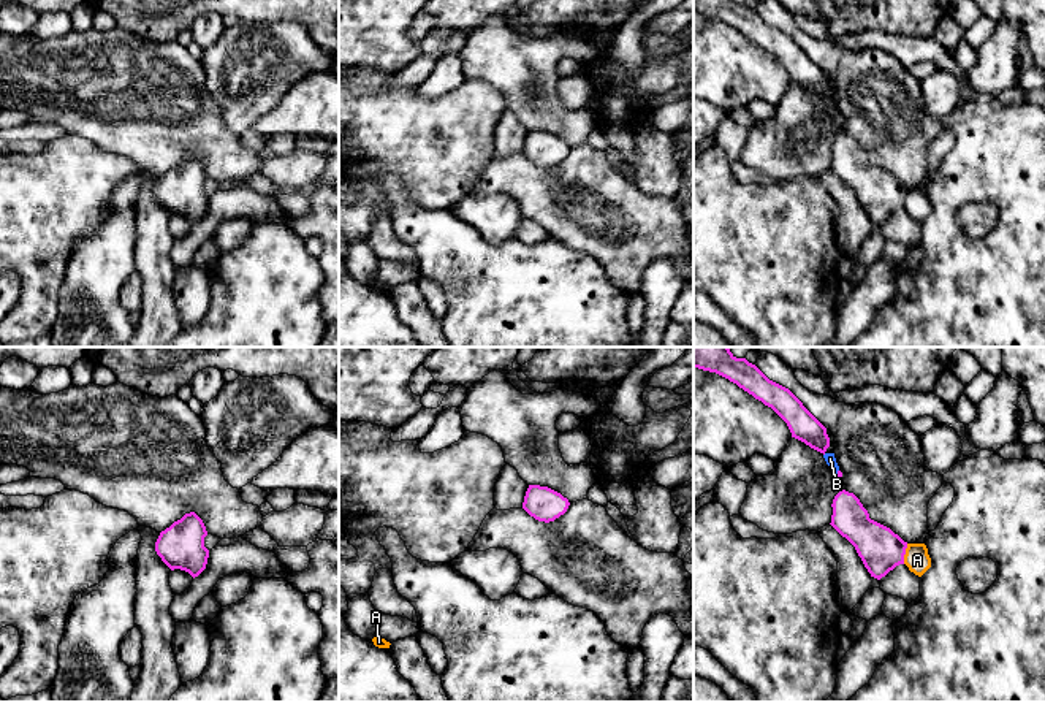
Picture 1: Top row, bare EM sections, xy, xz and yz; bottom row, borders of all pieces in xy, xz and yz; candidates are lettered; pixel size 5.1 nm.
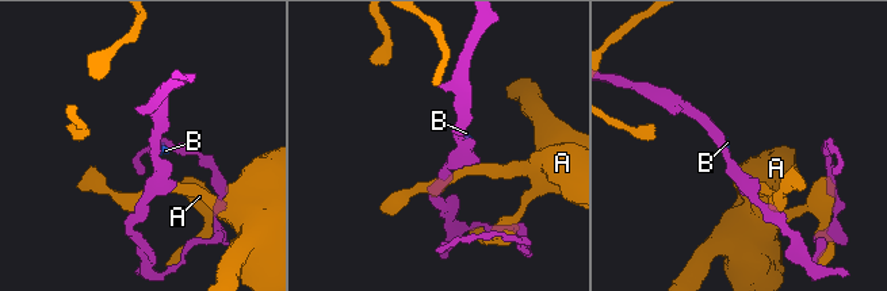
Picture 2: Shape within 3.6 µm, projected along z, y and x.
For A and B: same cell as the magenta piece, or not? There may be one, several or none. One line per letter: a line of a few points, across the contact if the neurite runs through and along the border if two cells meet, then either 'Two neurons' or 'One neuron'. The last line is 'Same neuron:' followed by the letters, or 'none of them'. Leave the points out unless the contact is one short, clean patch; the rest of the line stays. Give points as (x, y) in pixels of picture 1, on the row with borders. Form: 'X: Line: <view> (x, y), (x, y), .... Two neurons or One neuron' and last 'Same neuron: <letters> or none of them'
A: Two neurons
B: Two neurons
Same neuron: none of them

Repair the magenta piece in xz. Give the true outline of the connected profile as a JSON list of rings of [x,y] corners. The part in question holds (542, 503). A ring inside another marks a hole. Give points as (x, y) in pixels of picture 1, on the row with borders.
[[[529,485],[522,509],[538,521],[554,521],[564,515],[570,502],[560,493],[540,485]]]

